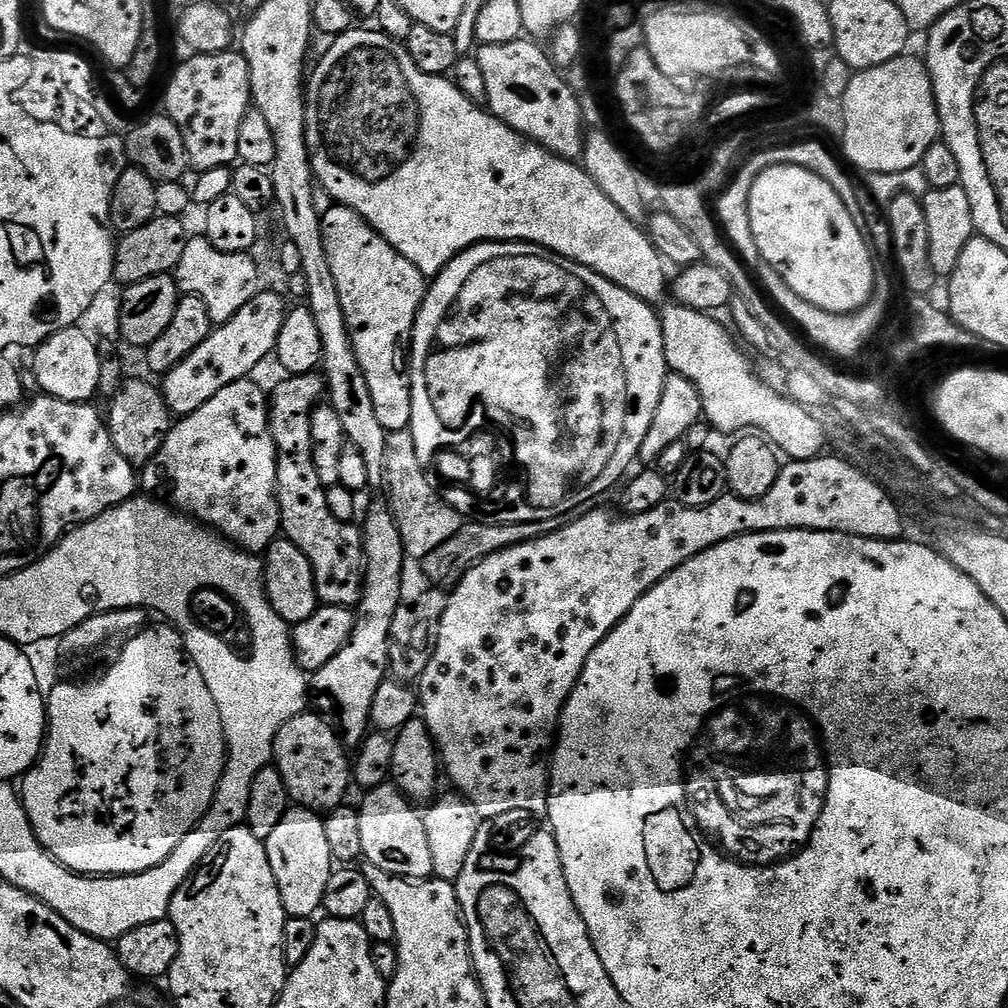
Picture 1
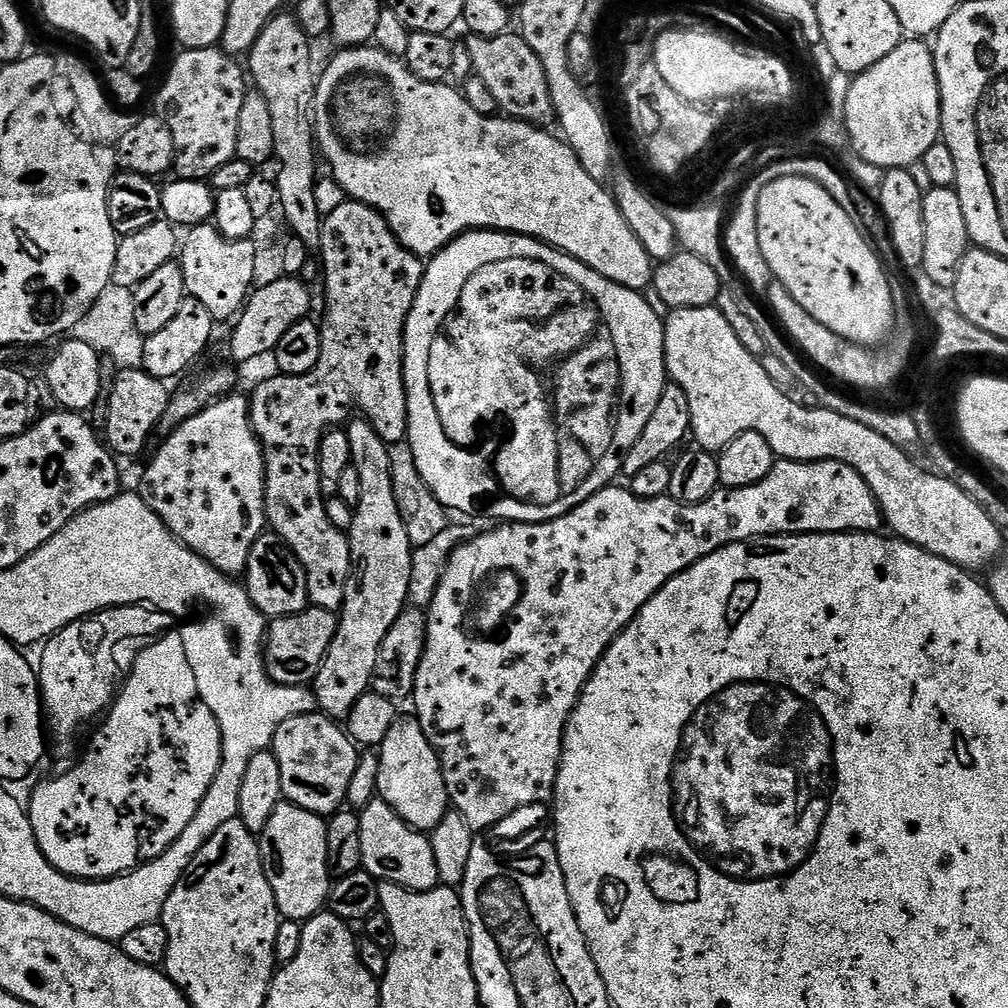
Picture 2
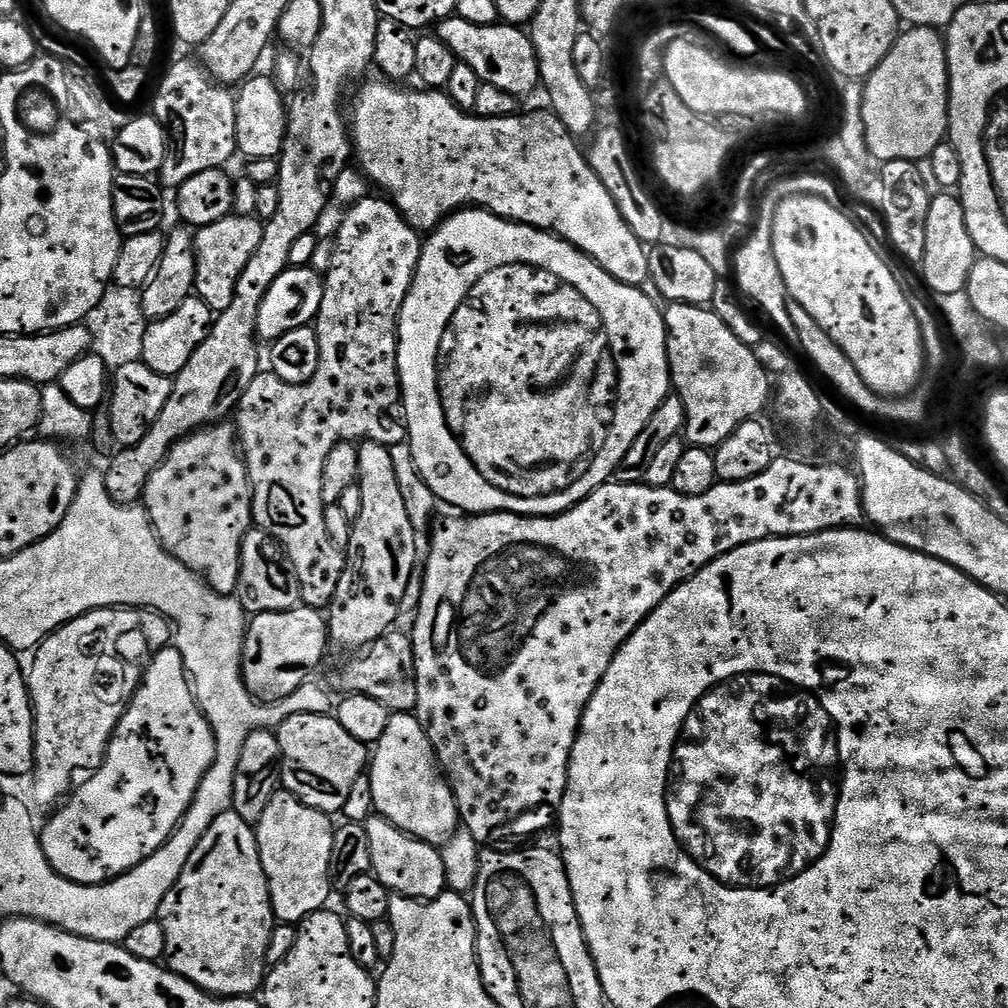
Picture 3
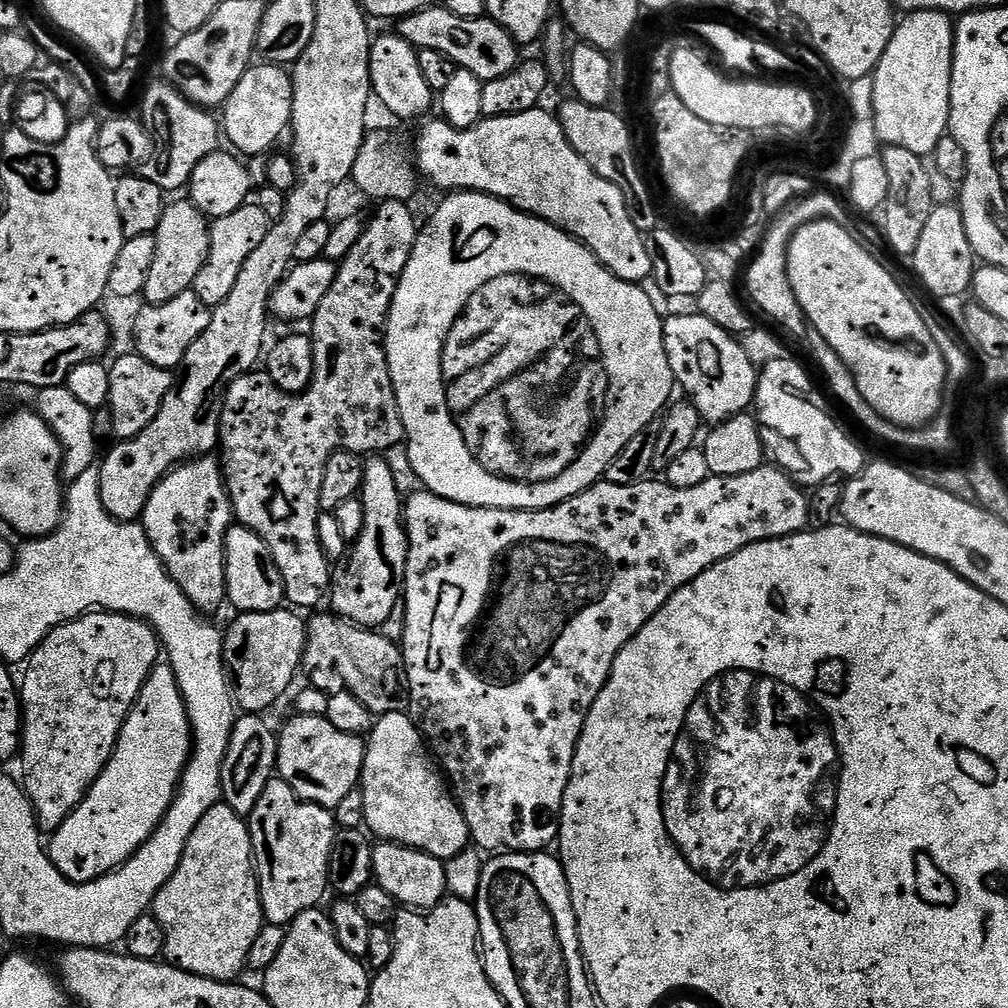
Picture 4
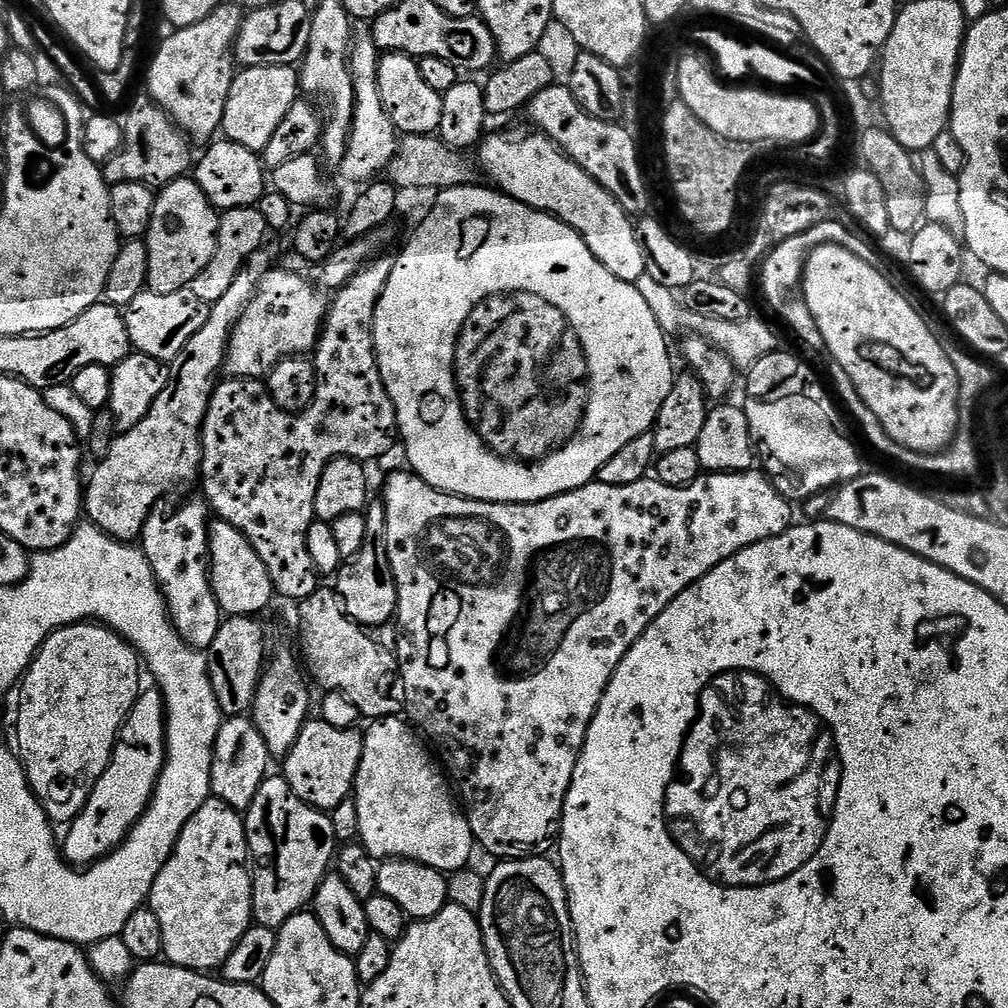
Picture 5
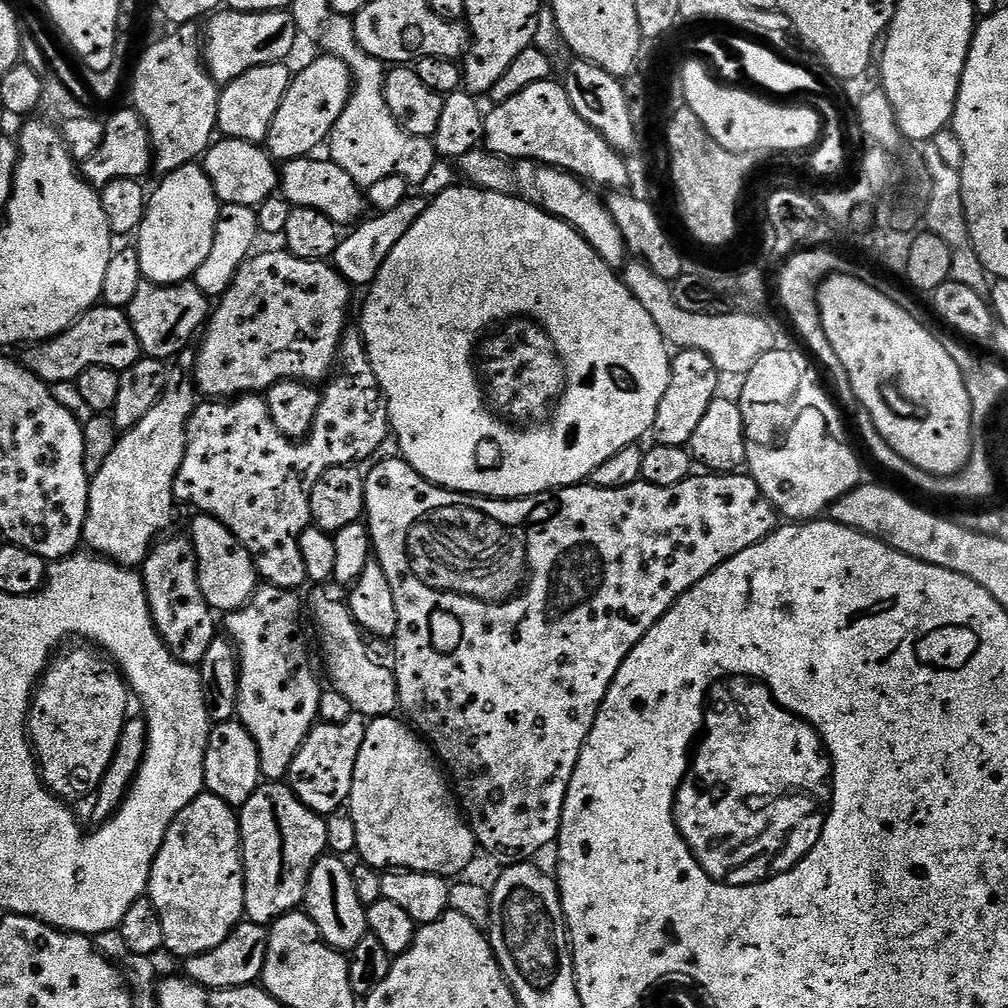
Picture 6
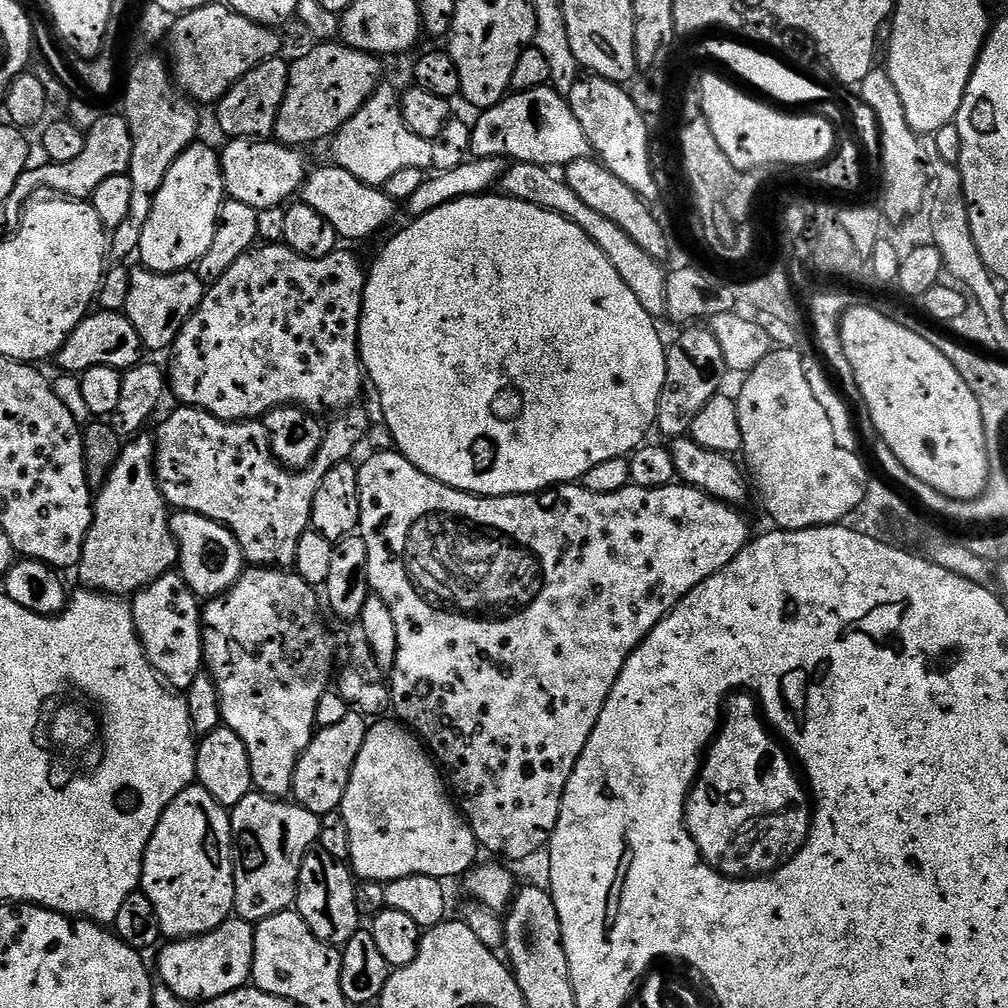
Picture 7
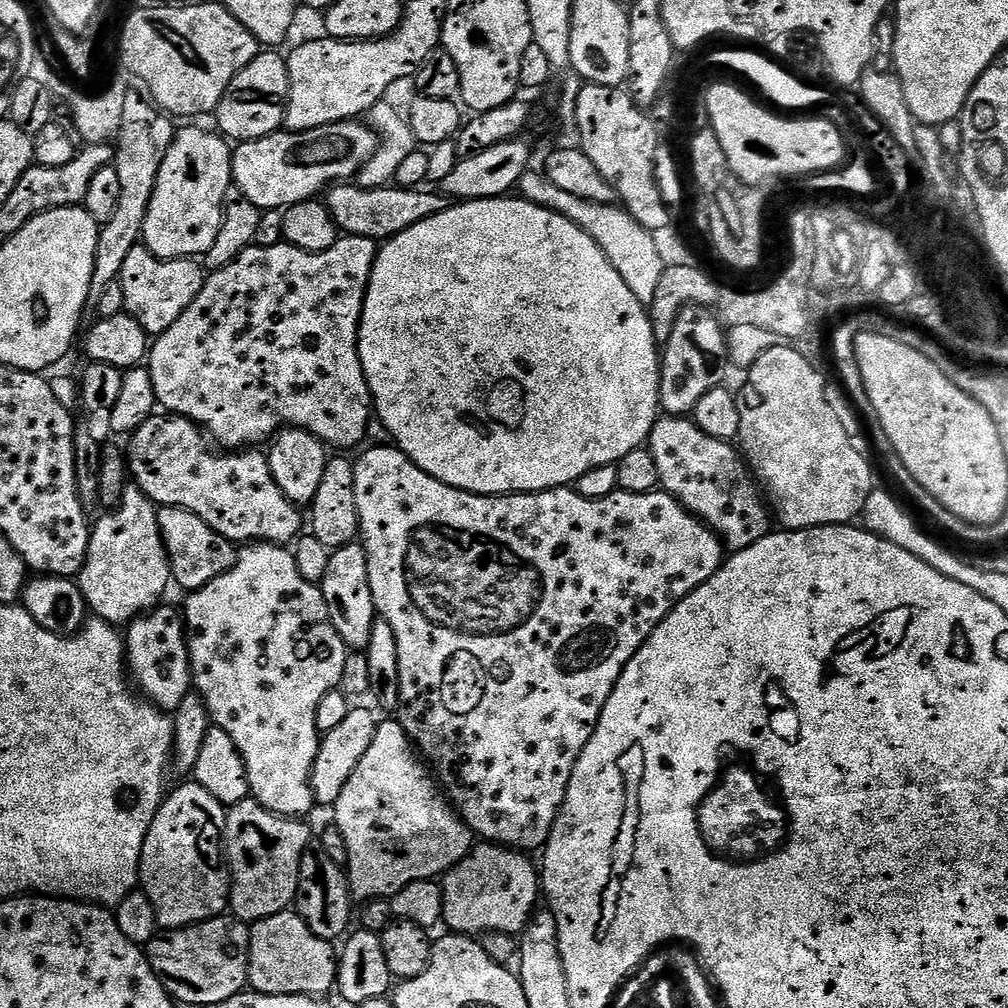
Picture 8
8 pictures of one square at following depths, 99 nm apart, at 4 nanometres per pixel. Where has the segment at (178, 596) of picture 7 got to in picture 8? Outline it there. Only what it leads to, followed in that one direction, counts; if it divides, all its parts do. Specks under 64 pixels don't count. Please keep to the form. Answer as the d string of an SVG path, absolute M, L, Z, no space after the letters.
M157 606L127 625L126 671L145 700L175 714L178 706L182 706L182 698L193 691L192 667L188 661L188 630L181 609L164 607Z

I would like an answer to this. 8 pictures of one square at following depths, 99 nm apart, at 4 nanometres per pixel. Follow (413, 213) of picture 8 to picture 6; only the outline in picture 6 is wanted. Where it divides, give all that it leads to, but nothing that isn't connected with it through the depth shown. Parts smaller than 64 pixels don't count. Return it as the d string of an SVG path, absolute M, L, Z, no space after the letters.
M310 156L298 160L285 161L281 167L281 193L293 207L318 210L325 214L337 227L348 228L358 224L364 217L368 202L363 189L329 159L316 159Z

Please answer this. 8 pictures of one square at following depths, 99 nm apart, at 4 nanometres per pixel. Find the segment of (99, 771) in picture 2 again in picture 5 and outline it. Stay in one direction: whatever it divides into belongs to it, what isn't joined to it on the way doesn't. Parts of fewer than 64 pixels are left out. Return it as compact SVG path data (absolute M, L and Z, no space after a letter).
M143 689L120 731L109 765L98 778L88 804L67 829L68 837L62 840L62 852L67 863L73 866L96 863L113 852L140 821L152 801L152 792L164 768L167 748L165 723L164 697L159 689Z

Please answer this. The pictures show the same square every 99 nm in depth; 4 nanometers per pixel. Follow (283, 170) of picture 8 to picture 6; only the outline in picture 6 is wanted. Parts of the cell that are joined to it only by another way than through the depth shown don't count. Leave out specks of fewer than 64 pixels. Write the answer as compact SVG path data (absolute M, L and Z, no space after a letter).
M220 138L202 157L202 167L210 178L221 204L237 204L256 208L281 187L281 173L277 161L260 144L245 140Z

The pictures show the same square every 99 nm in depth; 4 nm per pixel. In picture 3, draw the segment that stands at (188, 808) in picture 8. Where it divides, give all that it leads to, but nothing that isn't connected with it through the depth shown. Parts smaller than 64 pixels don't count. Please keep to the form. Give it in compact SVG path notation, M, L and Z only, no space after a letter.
M234 811L218 814L210 830L202 834L202 842L194 846L194 854L190 854L186 870L182 870L170 894L162 898L158 919L162 931L166 933L164 960L169 972L175 972L214 996L251 997L259 993L266 975L264 959L270 934L278 921L272 912L268 879L262 870L255 827L242 822Z

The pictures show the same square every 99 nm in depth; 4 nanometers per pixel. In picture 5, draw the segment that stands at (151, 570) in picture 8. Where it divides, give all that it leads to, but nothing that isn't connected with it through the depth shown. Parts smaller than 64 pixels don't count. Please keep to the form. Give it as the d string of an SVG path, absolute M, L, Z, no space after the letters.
M257 254L245 264L238 278L230 285L229 292L218 302L214 302L208 309L208 321L178 355L170 361L168 369L168 385L162 394L158 394L158 399L154 406L150 406L150 414L134 426L134 430L121 432L115 437L110 446L109 453L98 461L97 467L92 472L92 477L87 477L84 488L83 515L87 517L96 527L102 529L107 536L113 536L116 540L125 542L136 542L143 537L144 527L154 510L154 506L165 499L164 496L175 484L180 484L183 480L195 481L200 474L200 463L202 462L202 444L200 435L202 426L206 418L206 410L210 406L212 391L218 383L224 366L224 356L228 353L228 339L232 336L232 327L238 322L238 318L246 310L248 303L256 297L256 287L264 273L269 271L270 263L264 254Z

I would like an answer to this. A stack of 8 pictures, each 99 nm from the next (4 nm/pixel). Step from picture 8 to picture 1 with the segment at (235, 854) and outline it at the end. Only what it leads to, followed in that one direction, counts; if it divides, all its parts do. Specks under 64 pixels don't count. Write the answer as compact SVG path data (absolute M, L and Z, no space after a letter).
M289 807L282 822L274 826L270 838L264 841L264 849L270 862L270 870L274 870L274 882L278 882L282 906L287 910L289 917L315 917L315 912L321 911L326 882L330 882L334 871L334 861L326 839L323 819L313 809Z

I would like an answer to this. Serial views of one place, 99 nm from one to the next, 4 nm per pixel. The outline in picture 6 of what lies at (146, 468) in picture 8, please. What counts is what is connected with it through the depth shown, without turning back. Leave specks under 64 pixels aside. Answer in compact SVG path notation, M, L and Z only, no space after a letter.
M345 331L340 342L339 359L342 368L344 364L344 373L333 375L327 381L328 389L325 387L320 397L312 432L303 442L287 440L280 433L278 426L274 426L274 418L270 418L267 399L260 394L197 403L195 412L188 420L186 454L174 482L173 497L177 501L185 500L193 504L197 513L212 516L225 524L252 555L257 577L275 588L300 590L303 584L309 583L306 565L302 563L300 536L310 527L310 494L314 490L314 482L318 482L328 468L343 464L356 466L361 463L359 460L371 461L371 456L379 453L382 442L390 436L388 406L372 373L368 350L359 331Z

